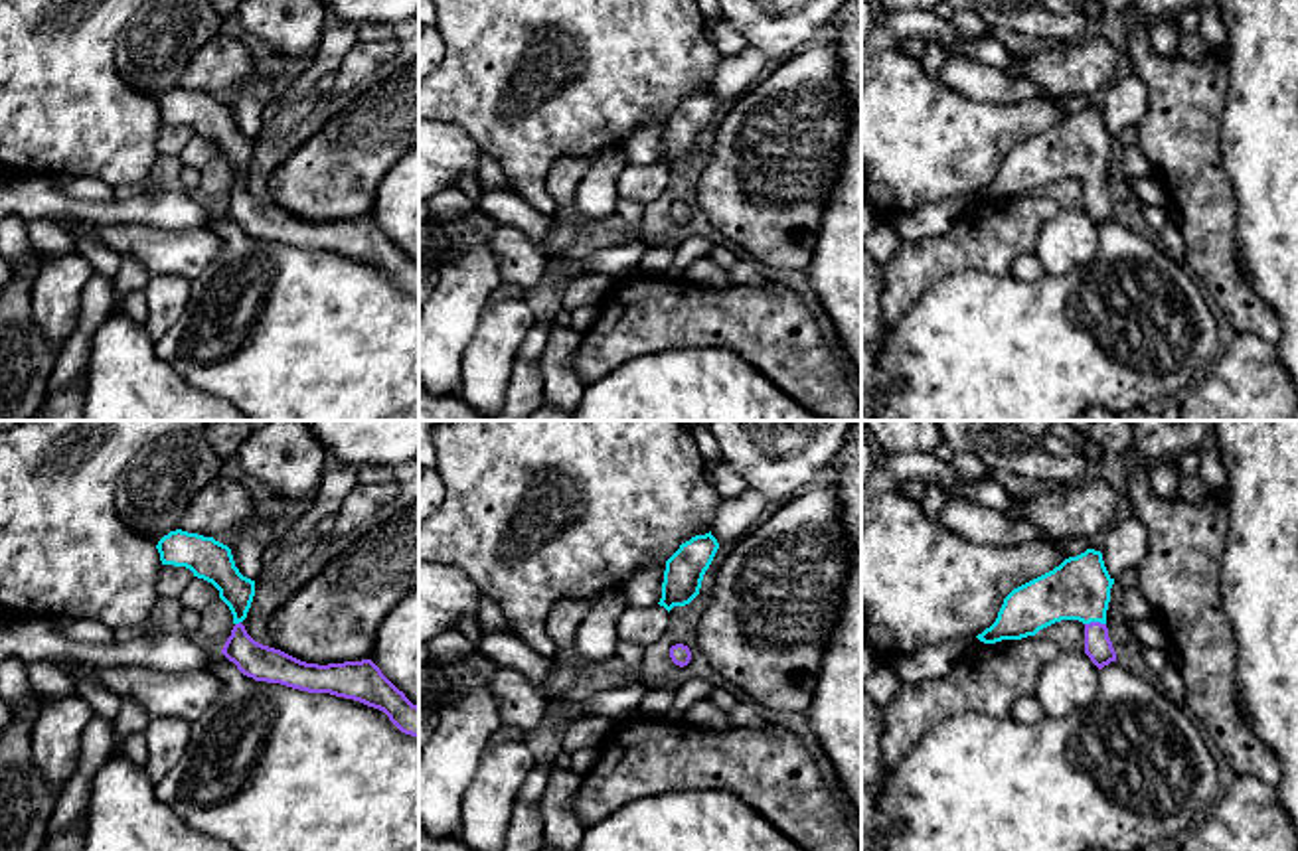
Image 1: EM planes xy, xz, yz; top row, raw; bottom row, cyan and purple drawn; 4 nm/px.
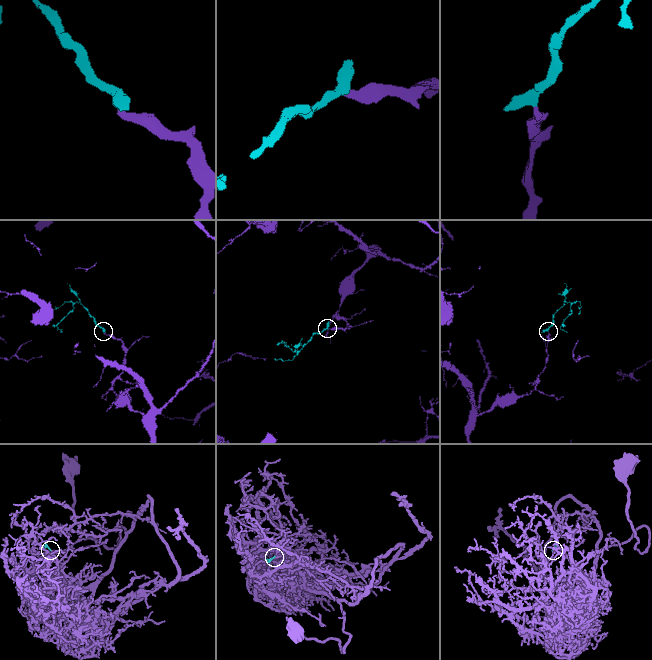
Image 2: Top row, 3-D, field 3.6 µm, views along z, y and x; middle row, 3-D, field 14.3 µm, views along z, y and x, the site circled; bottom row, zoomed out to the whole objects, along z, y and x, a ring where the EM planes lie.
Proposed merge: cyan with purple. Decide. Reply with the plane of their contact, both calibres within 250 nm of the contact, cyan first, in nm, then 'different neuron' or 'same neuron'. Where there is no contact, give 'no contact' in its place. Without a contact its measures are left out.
yz | 260/110 nm | same neuron

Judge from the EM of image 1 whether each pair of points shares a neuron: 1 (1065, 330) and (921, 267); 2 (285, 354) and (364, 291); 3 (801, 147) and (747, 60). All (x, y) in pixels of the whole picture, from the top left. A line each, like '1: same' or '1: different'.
1: different
2: same
3: different

